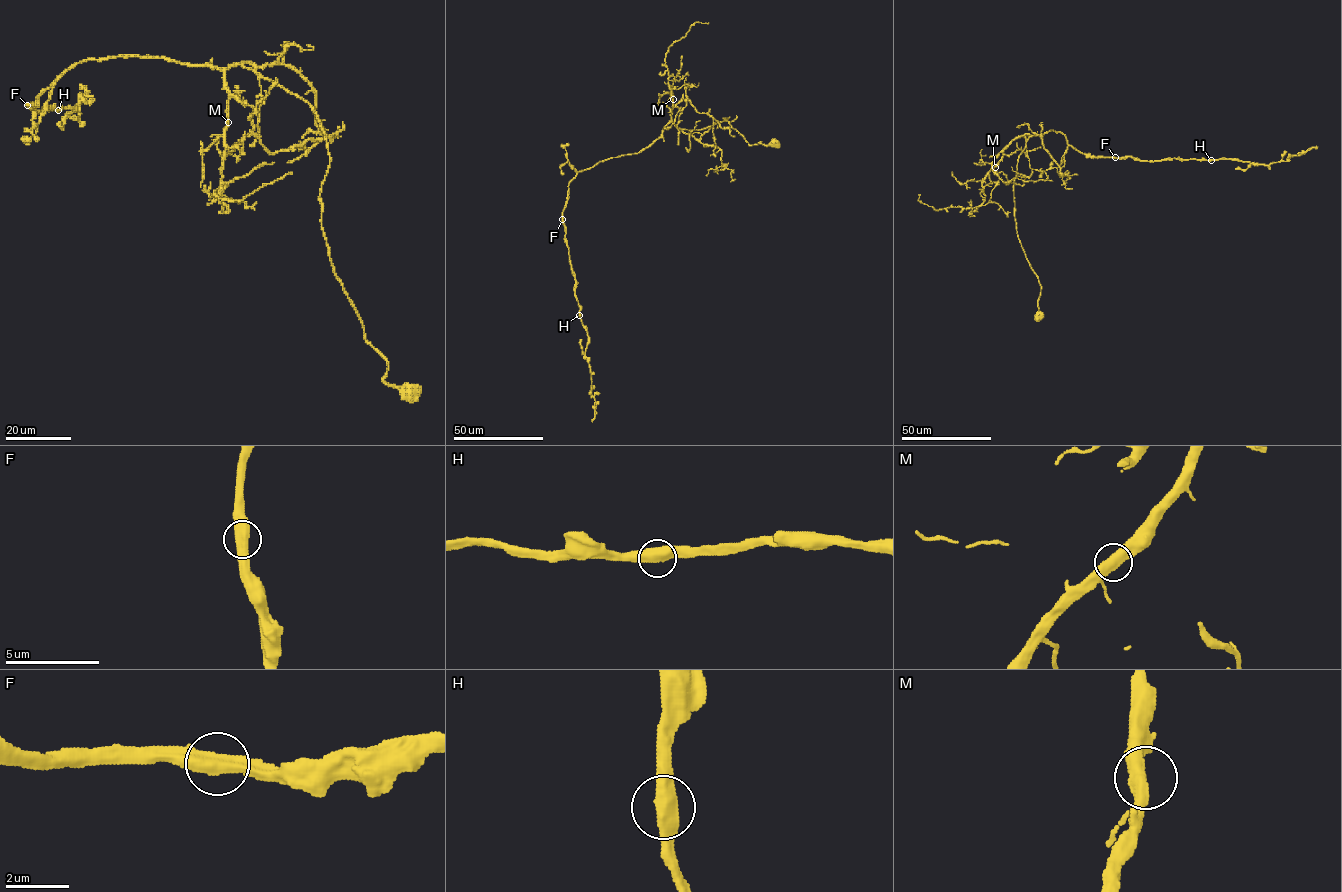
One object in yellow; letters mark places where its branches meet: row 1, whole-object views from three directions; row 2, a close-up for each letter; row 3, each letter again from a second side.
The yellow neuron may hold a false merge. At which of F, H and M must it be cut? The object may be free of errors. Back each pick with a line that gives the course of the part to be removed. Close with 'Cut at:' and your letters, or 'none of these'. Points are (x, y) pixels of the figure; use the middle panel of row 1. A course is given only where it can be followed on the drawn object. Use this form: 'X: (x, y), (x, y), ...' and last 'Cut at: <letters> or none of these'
Cut at: none of these

